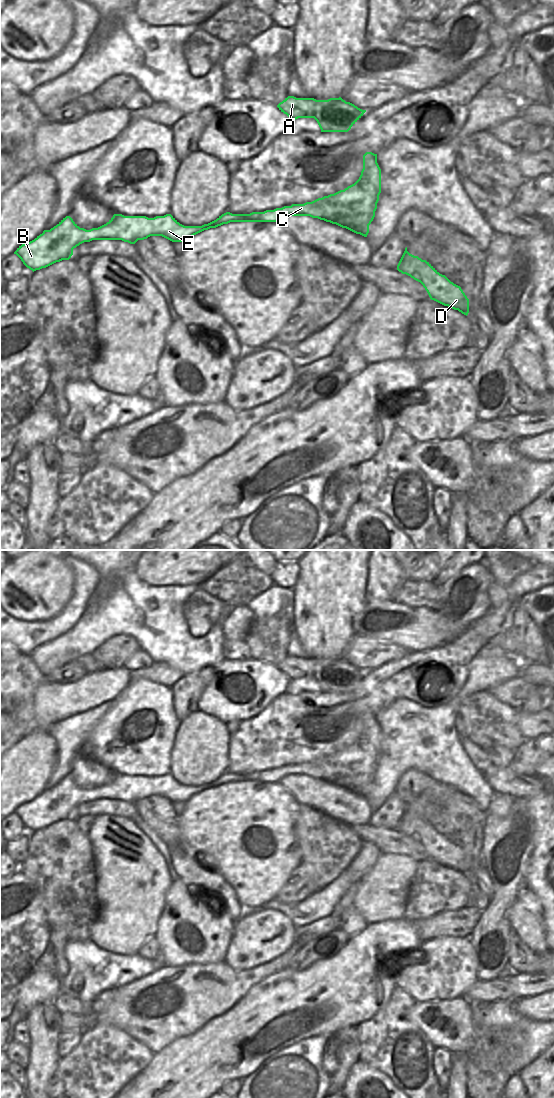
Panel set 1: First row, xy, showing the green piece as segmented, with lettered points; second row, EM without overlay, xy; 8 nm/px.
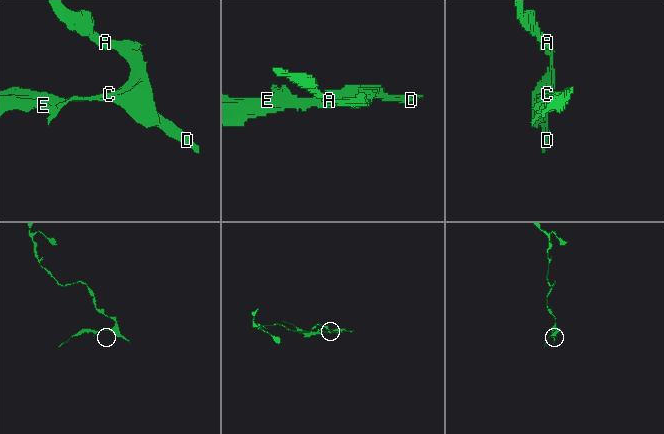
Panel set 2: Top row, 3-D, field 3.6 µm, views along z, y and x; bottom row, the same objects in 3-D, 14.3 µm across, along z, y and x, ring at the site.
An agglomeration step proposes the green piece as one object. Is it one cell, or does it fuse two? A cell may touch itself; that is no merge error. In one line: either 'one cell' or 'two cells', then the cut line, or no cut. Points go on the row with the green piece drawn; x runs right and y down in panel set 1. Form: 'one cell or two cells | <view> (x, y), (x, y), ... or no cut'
two cells | xy (291, 205), (292, 210), (283, 217)

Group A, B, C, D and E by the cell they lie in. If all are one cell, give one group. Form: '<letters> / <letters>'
A C D / B E

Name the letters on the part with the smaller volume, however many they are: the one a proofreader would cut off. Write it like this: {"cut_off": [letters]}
{"cut_off": ["B", "E"]}

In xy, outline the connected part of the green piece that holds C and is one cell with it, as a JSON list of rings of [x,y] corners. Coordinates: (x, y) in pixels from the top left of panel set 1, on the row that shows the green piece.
[[[366,152],[361,175],[354,184],[312,202],[292,204],[293,211],[284,218],[310,216],[367,237],[380,193],[381,169],[377,163],[377,154]]]

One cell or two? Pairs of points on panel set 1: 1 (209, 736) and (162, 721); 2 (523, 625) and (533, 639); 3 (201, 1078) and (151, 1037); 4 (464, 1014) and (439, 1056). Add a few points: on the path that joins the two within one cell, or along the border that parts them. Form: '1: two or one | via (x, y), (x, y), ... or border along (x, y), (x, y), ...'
1: two | border along (179, 722), (172, 749)
2: one | via (525, 628), (531, 636)
3: two | border along (185, 1036), (174, 1039), (153, 1054)
4: two | border along (435, 1047), (443, 1047), (452, 1054)

